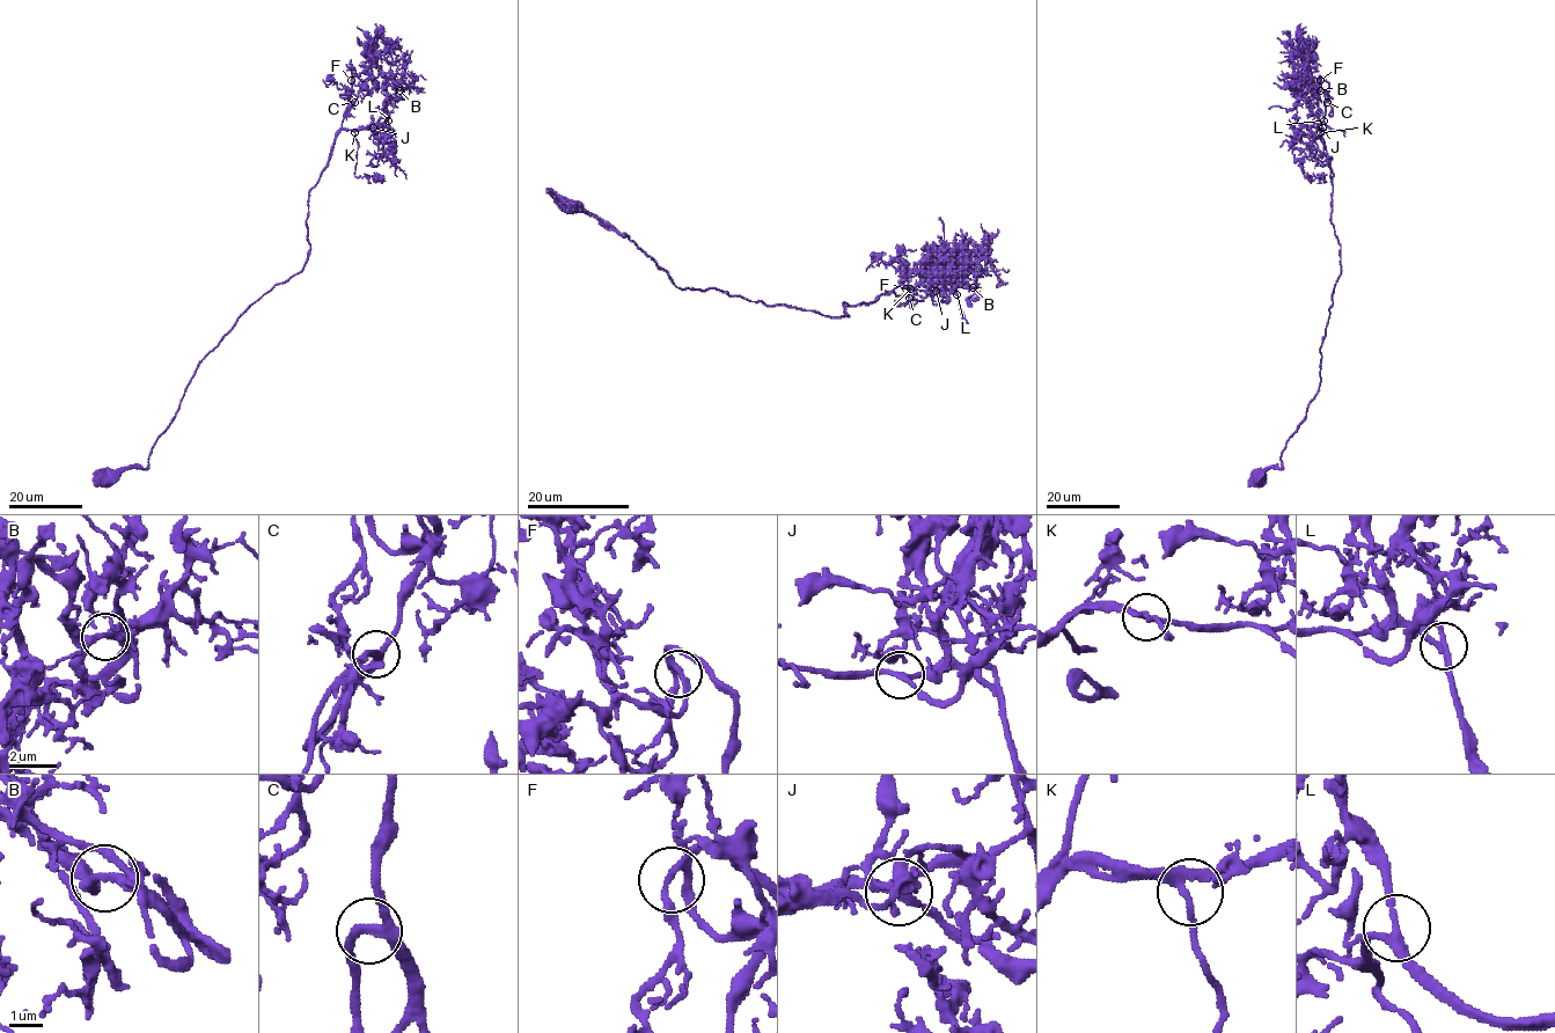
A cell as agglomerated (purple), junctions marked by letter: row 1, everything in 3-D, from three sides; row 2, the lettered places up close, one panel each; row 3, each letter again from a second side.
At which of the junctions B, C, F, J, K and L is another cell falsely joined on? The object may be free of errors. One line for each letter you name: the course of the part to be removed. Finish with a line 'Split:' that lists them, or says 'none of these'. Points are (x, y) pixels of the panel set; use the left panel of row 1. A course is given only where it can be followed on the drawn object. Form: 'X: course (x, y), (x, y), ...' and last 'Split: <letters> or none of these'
Split: none of these

